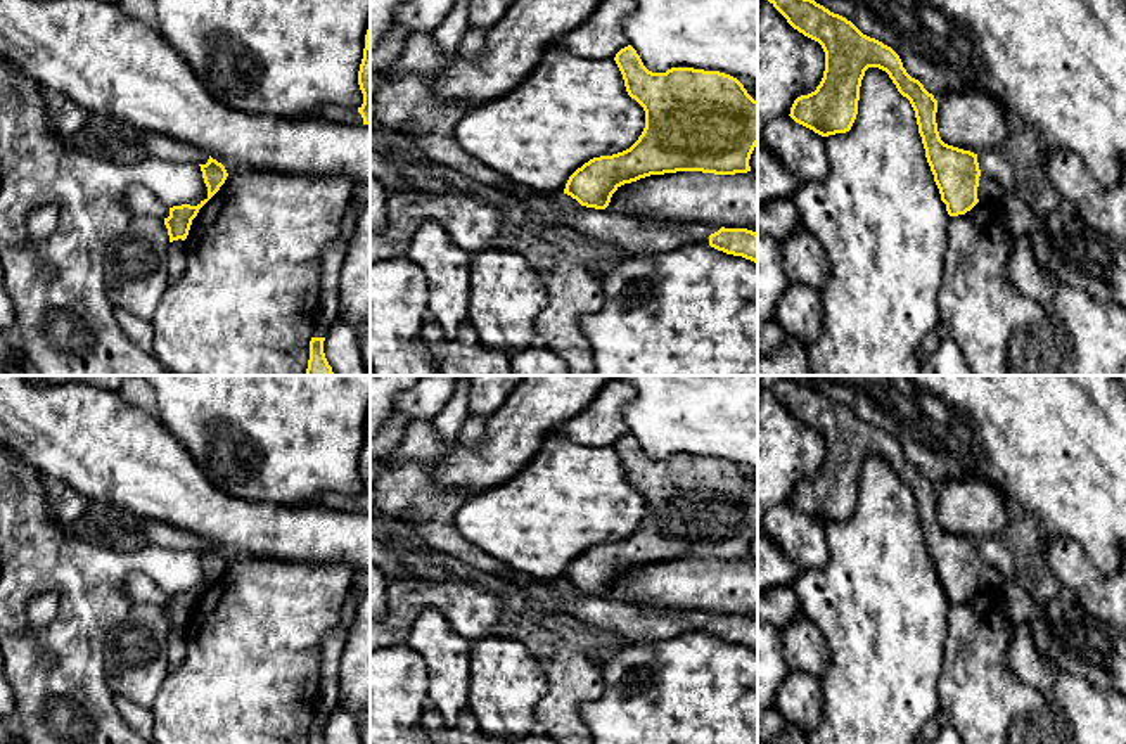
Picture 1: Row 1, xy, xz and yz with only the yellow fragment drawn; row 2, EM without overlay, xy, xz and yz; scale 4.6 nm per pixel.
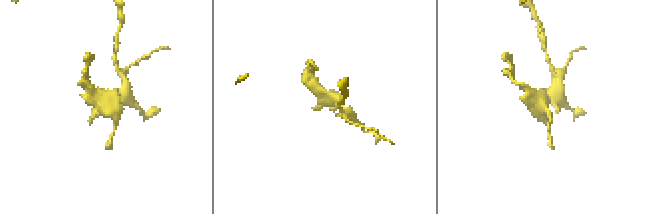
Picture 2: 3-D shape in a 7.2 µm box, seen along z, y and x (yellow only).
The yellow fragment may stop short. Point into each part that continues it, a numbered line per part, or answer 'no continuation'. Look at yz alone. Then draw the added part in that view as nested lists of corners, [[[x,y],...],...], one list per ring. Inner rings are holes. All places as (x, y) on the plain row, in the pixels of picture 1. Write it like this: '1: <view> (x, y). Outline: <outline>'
no continuation

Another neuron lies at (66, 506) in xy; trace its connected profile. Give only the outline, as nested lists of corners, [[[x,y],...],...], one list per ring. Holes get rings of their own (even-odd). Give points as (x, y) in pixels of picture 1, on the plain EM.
[[[54,484],[48,490],[47,500],[52,519],[64,528],[71,526],[81,516],[85,516],[93,503],[92,500],[85,498],[83,495],[64,484]]]

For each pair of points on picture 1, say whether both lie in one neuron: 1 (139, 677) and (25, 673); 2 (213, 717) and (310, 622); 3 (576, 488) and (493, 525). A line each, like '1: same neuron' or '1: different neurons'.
1: different neurons
2: same neuron
3: same neuron

